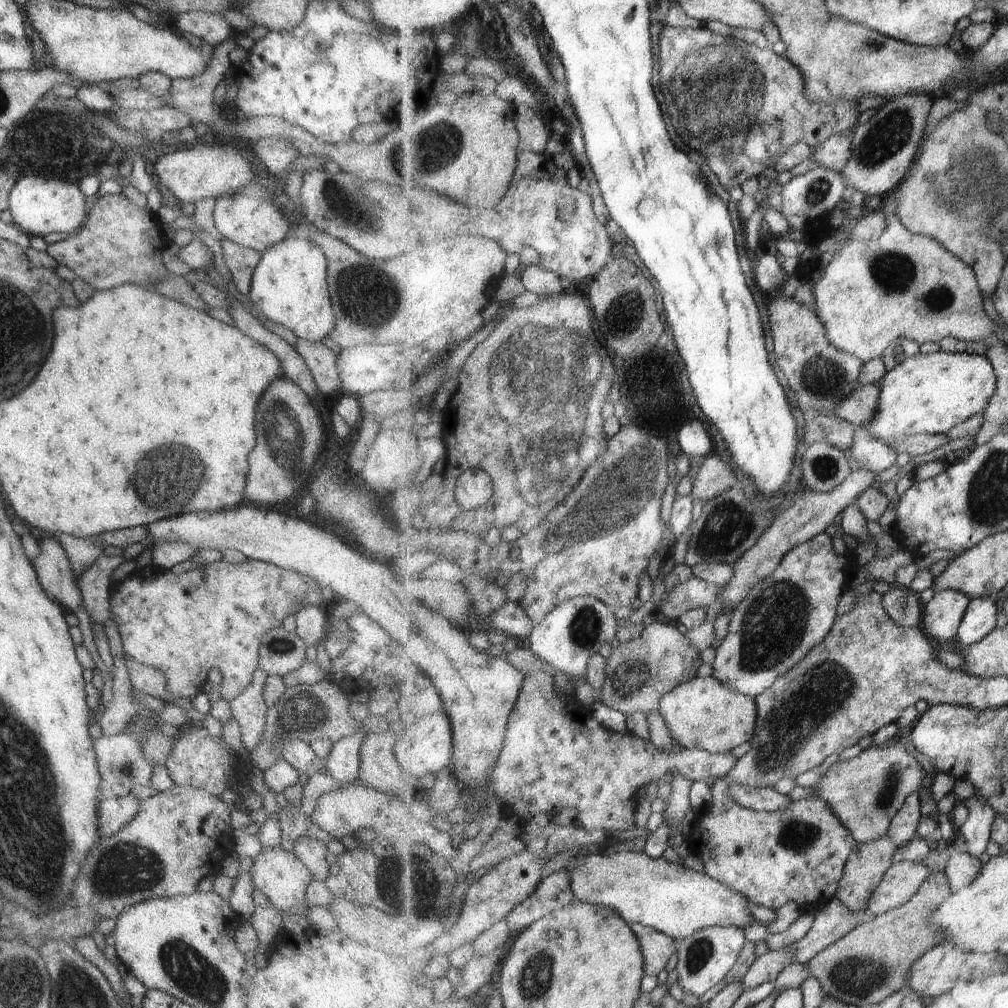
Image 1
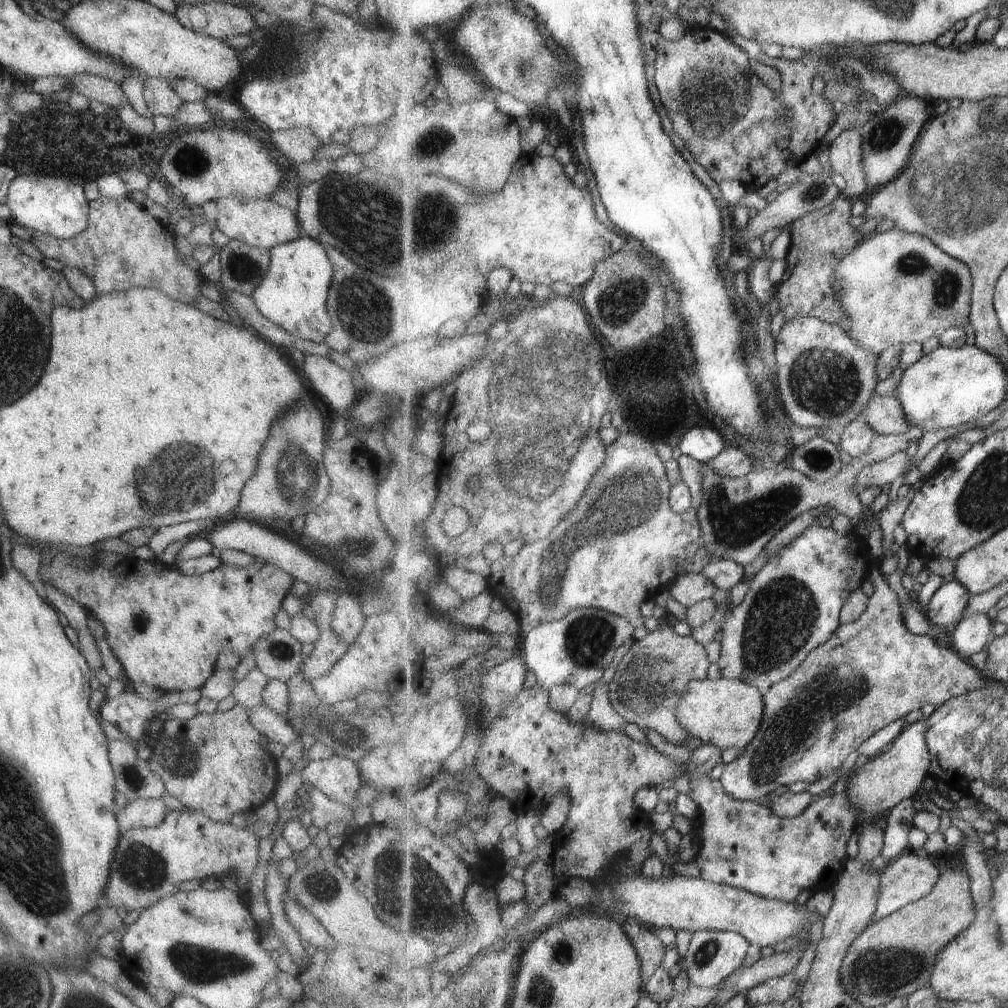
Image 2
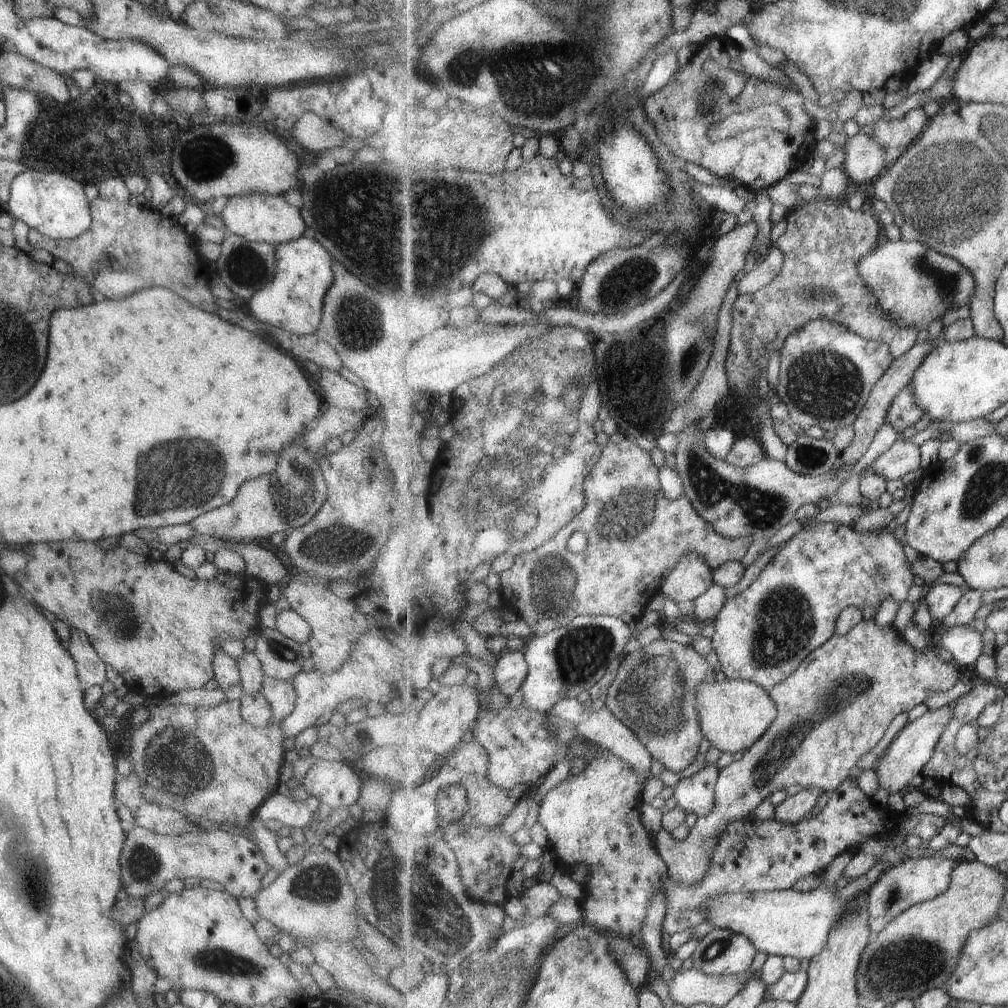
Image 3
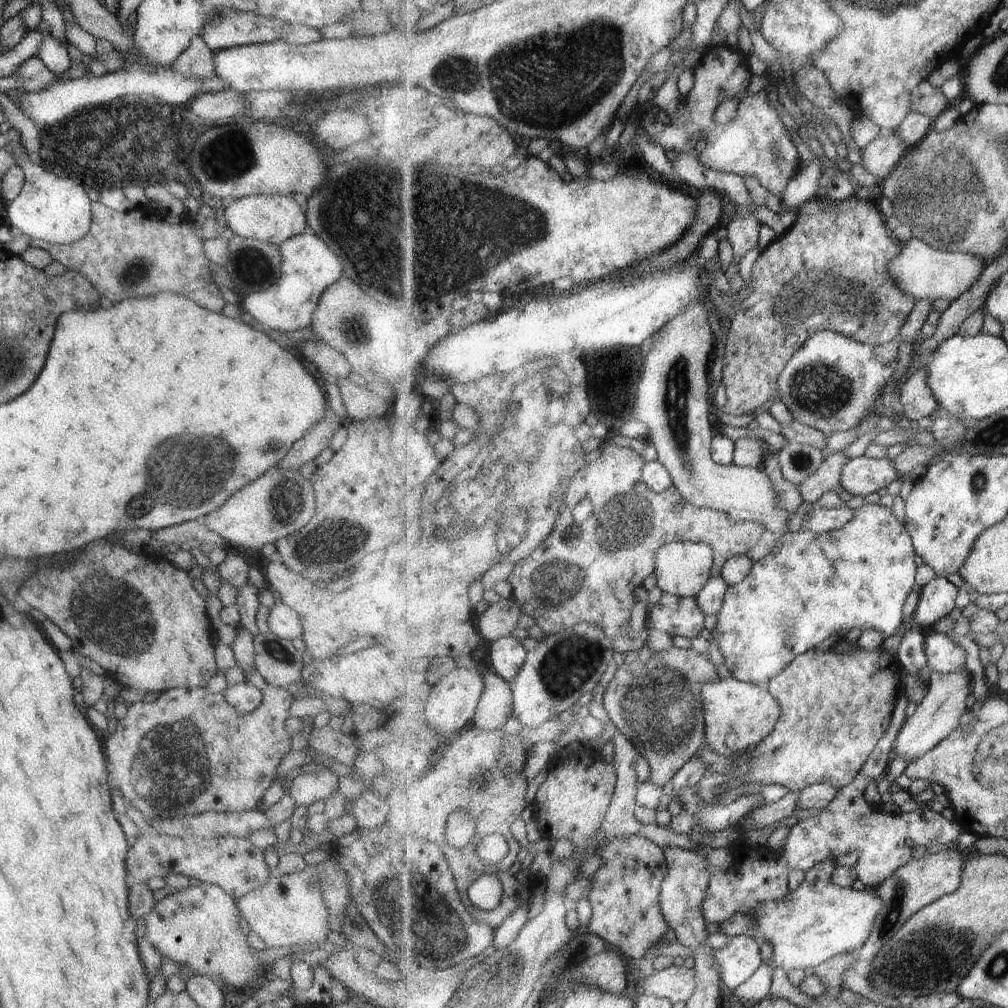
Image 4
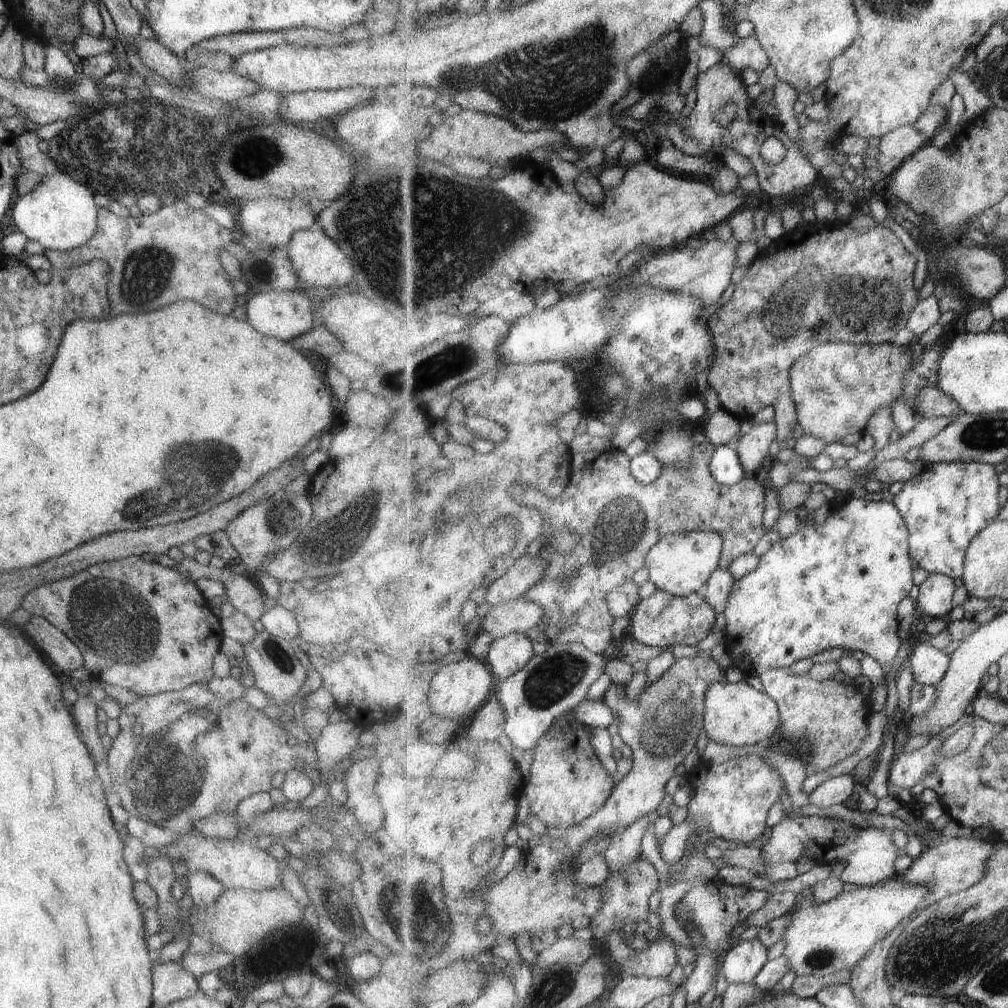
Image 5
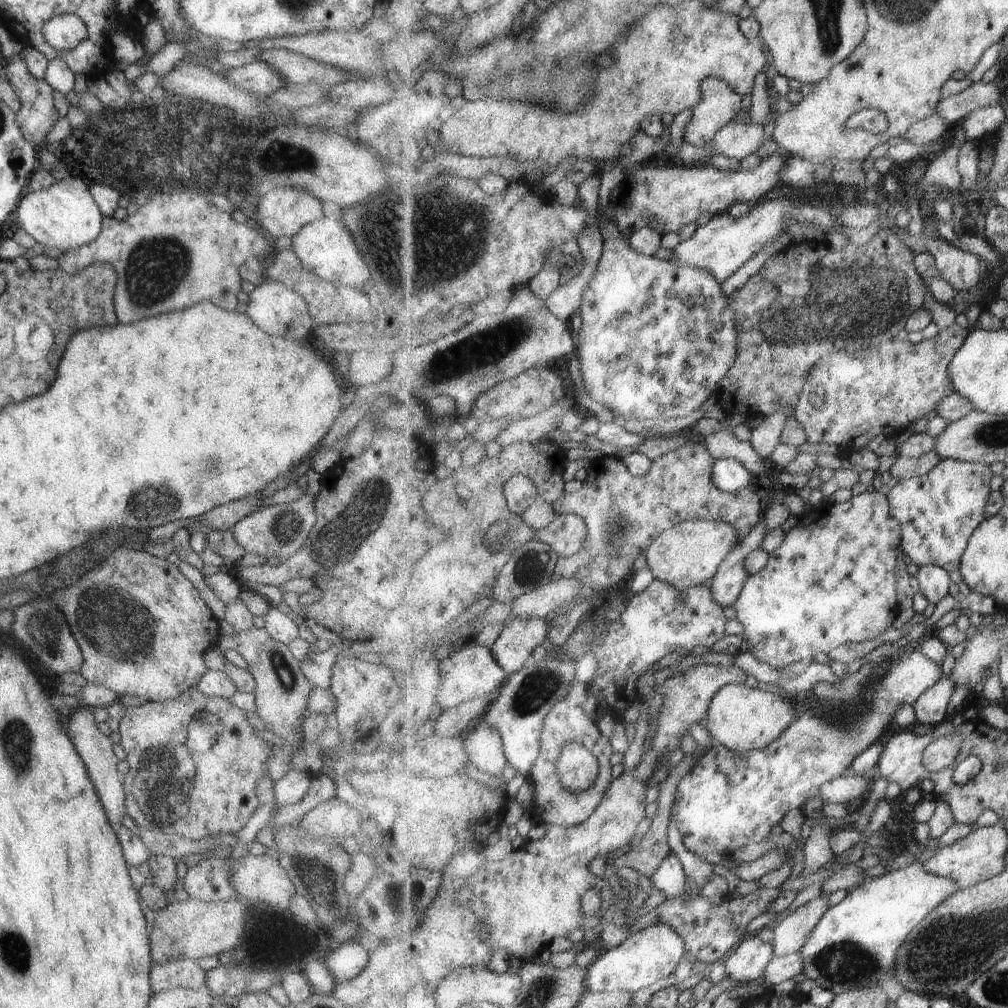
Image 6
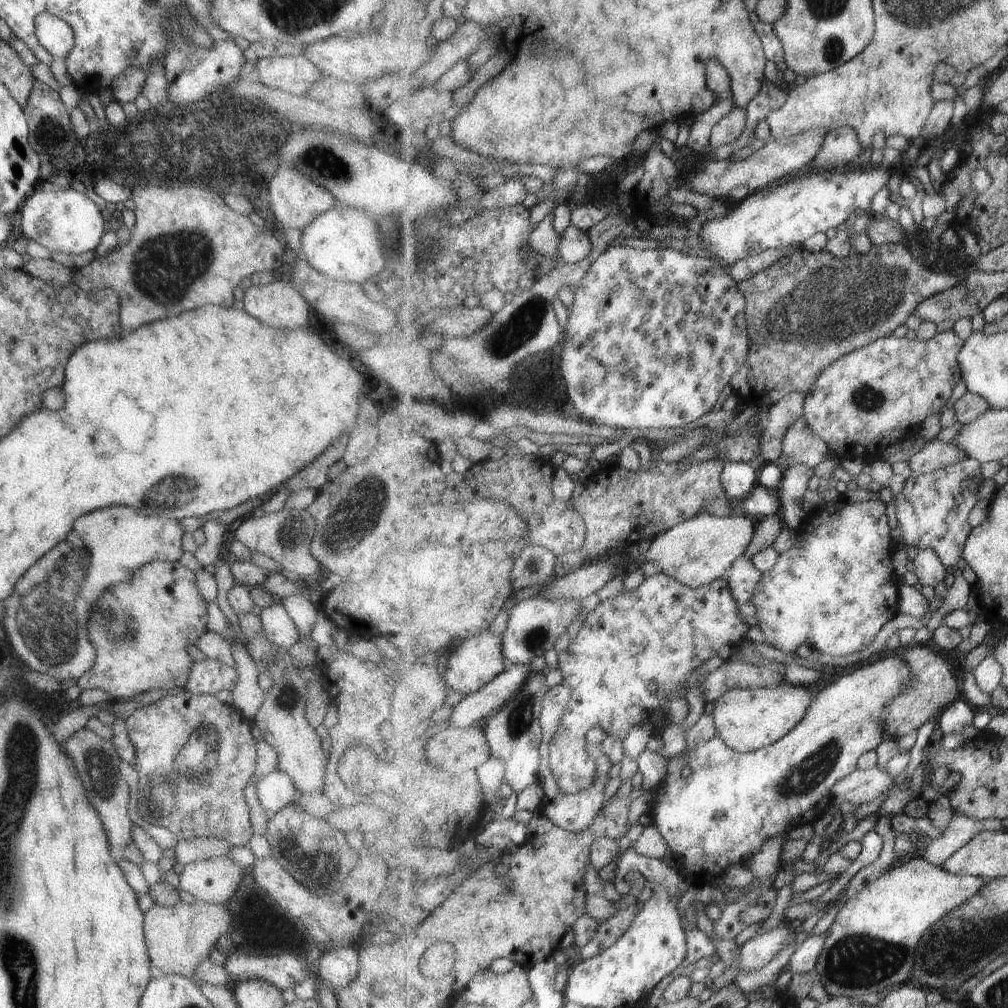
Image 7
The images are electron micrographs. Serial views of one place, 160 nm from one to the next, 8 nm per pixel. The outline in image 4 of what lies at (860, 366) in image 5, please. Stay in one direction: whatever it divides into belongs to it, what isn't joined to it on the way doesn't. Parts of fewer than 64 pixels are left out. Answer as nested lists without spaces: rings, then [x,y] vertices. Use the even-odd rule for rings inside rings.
[[[823,330],[812,334],[788,362],[778,382],[779,398],[795,420],[824,432],[827,437],[834,432],[853,431],[862,424],[864,418],[867,418],[873,401],[876,401],[880,391],[887,386],[889,378],[895,374],[897,364],[899,364],[898,340],[886,345],[871,346],[834,330]]]

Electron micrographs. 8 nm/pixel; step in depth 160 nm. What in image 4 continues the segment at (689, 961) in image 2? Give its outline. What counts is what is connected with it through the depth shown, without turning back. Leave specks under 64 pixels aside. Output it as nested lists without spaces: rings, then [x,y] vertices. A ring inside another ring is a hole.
[[[747,935],[730,937],[729,943],[723,948],[714,948],[712,955],[718,964],[722,985],[733,991],[764,964],[760,943]]]

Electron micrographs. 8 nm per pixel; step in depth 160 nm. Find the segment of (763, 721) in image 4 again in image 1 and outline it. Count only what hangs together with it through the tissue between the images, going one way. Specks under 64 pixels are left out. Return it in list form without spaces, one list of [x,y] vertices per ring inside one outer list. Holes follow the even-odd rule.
[[[712,674],[693,677],[660,700],[660,714],[670,732],[672,742],[685,749],[703,749],[710,753],[724,753],[751,742],[756,732],[759,711],[756,699],[725,686]]]

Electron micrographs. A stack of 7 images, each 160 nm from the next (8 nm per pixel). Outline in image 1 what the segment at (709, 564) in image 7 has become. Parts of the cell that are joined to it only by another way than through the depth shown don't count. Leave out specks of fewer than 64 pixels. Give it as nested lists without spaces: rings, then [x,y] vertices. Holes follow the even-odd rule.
[[[699,577],[680,584],[671,594],[665,597],[658,610],[667,618],[680,620],[680,616],[687,611],[709,608],[720,596],[720,587]]]

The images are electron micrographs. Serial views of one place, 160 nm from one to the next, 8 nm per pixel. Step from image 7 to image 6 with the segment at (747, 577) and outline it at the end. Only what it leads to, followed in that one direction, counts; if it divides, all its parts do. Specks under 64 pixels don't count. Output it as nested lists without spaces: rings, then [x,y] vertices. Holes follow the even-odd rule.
[[[763,520],[756,526],[735,548],[729,552],[728,557],[720,564],[715,577],[712,578],[711,587],[713,598],[722,606],[734,606],[750,575],[745,570],[745,559],[754,550],[759,549],[765,534],[768,533],[767,523]]]

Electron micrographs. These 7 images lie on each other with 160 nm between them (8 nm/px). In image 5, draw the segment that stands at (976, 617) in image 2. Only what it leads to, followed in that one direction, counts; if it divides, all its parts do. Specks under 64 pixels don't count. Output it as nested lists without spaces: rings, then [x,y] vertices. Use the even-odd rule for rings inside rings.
[[[919,642],[910,649],[907,662],[915,681],[935,687],[948,673],[950,660],[944,650],[936,649],[930,642]]]

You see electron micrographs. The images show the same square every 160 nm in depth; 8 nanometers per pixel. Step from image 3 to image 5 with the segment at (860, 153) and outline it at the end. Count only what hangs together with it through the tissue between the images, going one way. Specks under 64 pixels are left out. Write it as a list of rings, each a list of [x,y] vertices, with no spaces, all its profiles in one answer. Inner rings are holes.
[[[914,125],[899,127],[886,134],[878,146],[878,169],[892,178],[894,172],[927,142],[930,142],[929,138]]]

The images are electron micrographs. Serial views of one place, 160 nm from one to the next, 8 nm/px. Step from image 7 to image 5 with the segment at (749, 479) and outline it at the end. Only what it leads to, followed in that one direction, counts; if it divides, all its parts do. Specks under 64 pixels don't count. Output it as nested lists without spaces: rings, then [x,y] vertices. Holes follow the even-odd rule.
[[[733,444],[716,447],[710,470],[717,482],[725,486],[736,485],[747,474]]]

